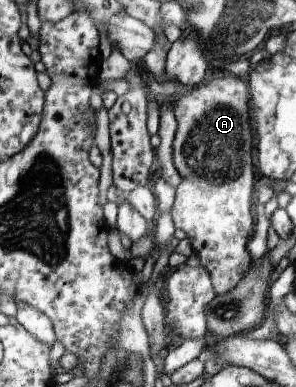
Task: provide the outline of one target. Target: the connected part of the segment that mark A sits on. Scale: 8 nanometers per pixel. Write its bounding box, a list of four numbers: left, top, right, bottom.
[171,75,255,295]

